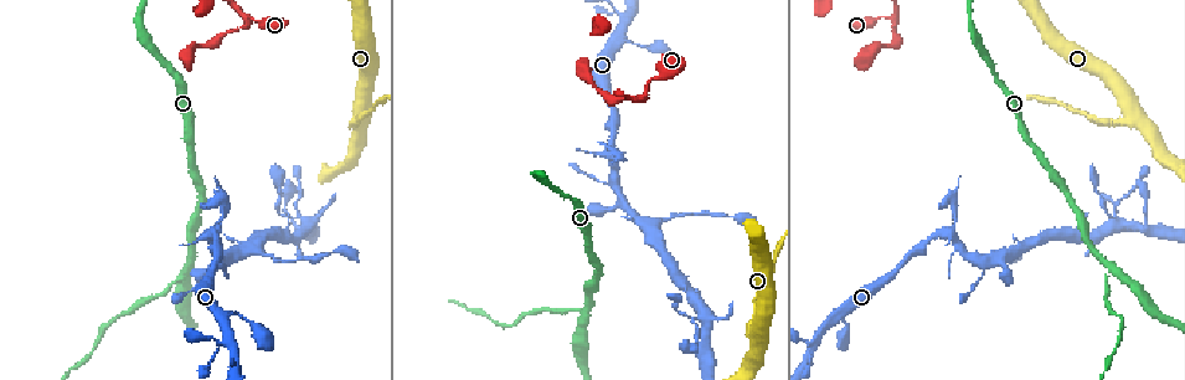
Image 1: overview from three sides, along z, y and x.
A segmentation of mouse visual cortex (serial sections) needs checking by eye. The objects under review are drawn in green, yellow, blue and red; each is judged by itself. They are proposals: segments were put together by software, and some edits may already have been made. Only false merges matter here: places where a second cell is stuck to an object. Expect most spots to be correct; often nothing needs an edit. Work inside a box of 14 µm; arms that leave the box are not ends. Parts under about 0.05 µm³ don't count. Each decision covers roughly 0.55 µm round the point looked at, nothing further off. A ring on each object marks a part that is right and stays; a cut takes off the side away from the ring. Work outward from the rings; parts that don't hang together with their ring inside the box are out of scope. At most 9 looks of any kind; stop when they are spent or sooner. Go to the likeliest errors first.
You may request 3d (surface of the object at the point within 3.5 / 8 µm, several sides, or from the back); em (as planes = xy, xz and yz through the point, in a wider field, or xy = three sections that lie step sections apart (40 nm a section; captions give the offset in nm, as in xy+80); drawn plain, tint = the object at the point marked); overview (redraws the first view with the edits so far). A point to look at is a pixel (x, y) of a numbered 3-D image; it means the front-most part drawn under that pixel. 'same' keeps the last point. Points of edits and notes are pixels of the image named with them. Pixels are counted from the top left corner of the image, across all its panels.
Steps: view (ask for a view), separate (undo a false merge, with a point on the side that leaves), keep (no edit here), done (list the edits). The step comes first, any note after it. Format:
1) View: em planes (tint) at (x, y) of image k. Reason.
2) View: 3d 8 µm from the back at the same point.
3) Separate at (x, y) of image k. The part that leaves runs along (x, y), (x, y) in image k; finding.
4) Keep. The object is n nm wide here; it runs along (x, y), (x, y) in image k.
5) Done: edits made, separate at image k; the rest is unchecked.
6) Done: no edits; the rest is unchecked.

View: 3d 3.5 µm at (246, 16) of image 1. Narrows sharply.

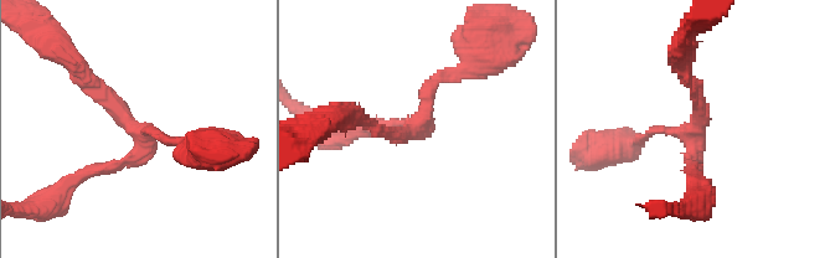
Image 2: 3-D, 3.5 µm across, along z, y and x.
View: em planes (tint) at (688, 134) of image 2. 3 arms meet here; the arms are 150, 150, 150 nm wide; shape alone is not enough.

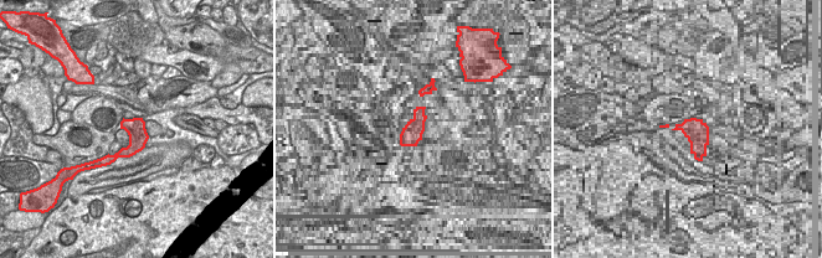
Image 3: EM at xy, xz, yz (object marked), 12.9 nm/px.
View: em xy step 3 (tint) at the same point.

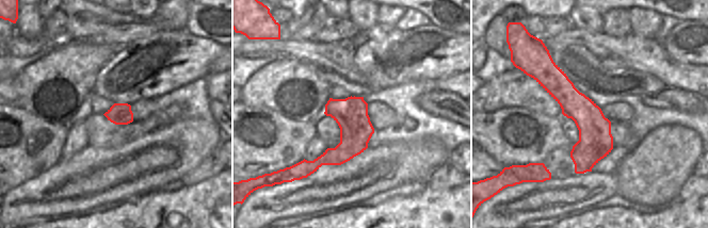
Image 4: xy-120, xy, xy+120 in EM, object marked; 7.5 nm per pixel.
Keep. It runs along (462, 68), (427, 87), (419, 129), (359, 129) in image 2; all the same cell.

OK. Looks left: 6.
View: 3d 3.5 µm at (189, 269) of image 1. Three-way junction.

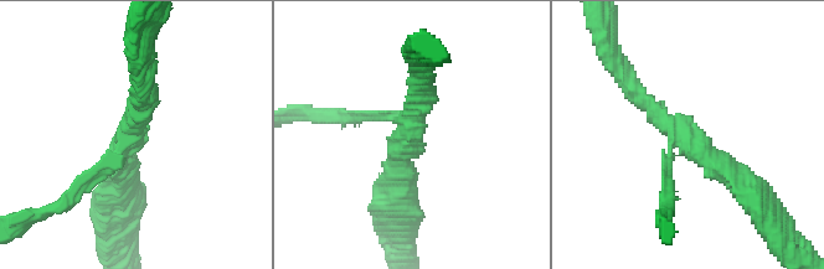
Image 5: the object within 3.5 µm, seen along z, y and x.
View: em xy step 3 (tint) at (131, 132) of image 5. 3 arms meet here; the arms are 150, 250, 300 nm wide.

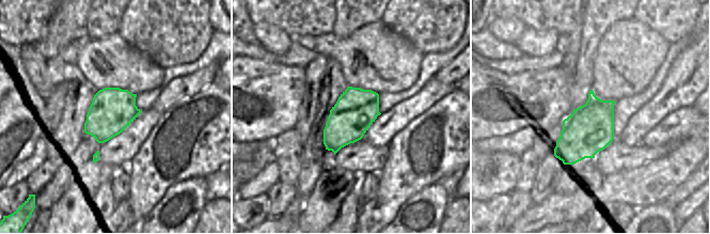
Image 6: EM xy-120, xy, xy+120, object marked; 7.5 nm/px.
Separate at (92, 179) of image 5. The part that leaves runs along (122, 141), (61, 206), (30, 213) in image 5; two cells meet here.

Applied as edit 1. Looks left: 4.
View: overview.

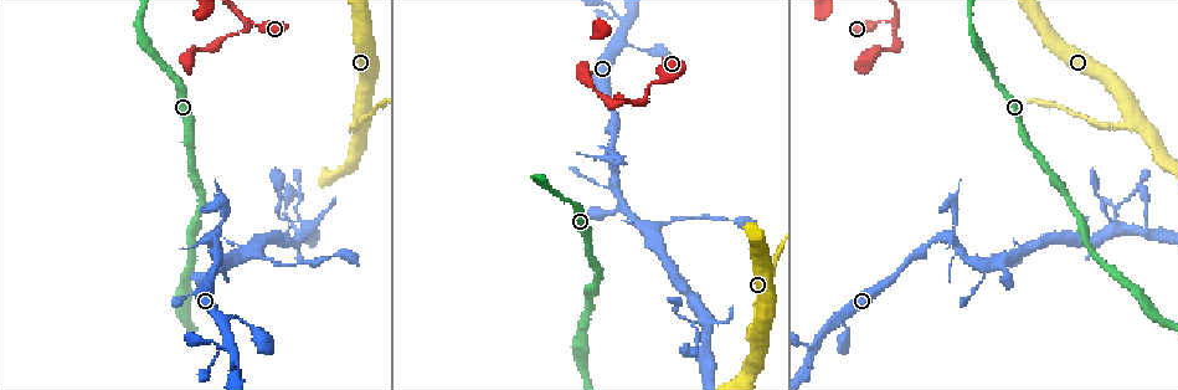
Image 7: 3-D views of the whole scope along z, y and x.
View: 3d 3.5 µm at (641, 226) of image 7.

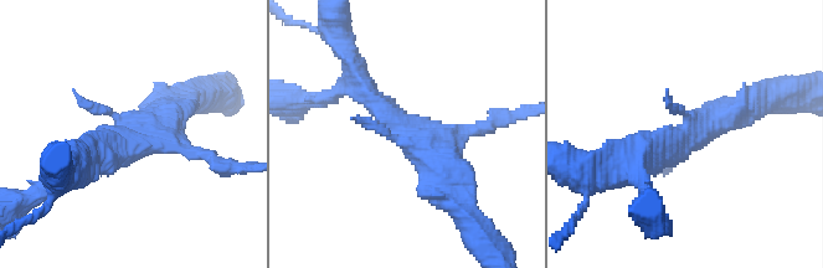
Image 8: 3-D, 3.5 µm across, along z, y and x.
View: em xy step 3 (tint) at (687, 138) of image 8.

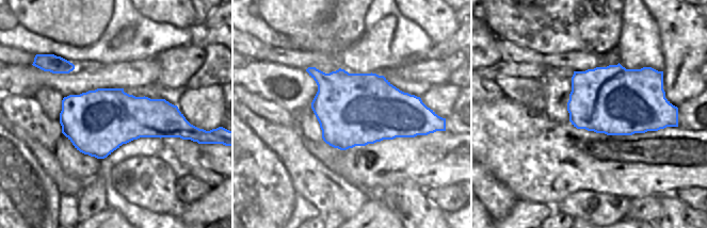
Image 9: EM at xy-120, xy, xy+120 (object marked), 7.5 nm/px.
View: em planes (tint) at the same point. Another direction.

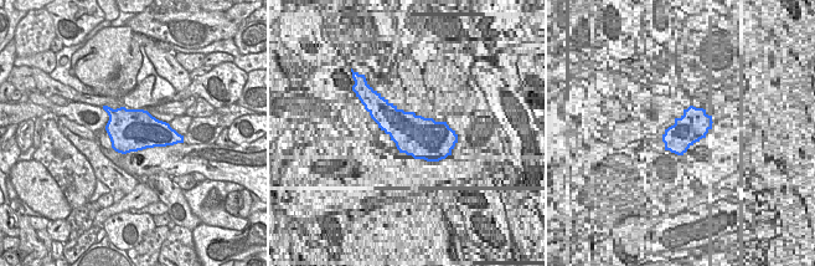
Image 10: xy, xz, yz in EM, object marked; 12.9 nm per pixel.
Keep. It runs along (356, 81), (440, 164), (452, 199) in image 8; one cell here.

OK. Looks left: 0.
Done: edits made, separate at image 5; the rest is unchecked.

